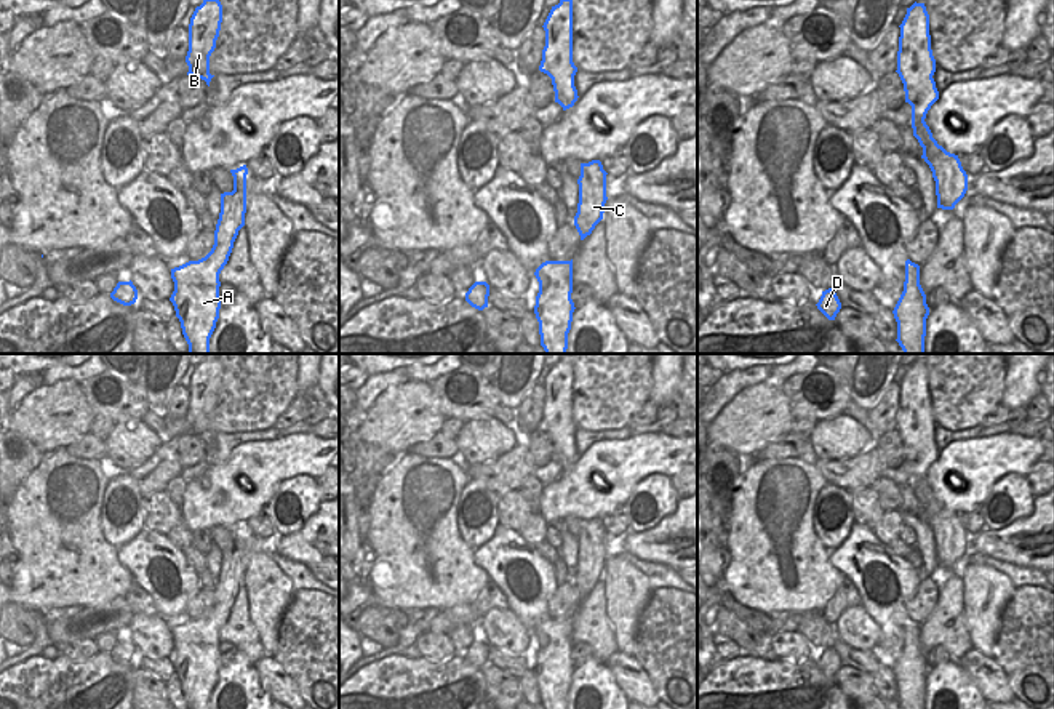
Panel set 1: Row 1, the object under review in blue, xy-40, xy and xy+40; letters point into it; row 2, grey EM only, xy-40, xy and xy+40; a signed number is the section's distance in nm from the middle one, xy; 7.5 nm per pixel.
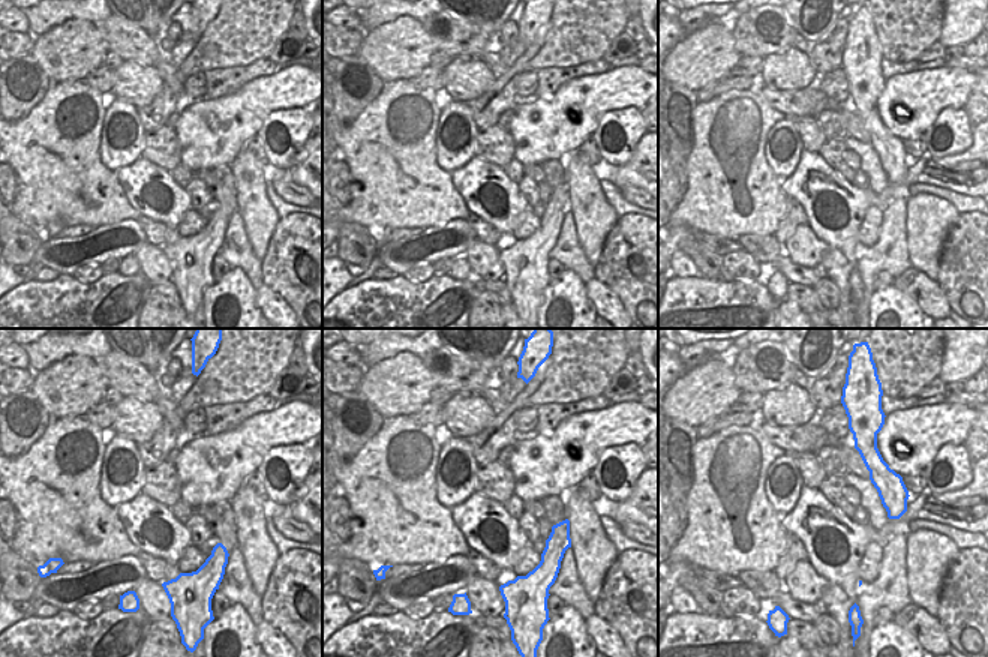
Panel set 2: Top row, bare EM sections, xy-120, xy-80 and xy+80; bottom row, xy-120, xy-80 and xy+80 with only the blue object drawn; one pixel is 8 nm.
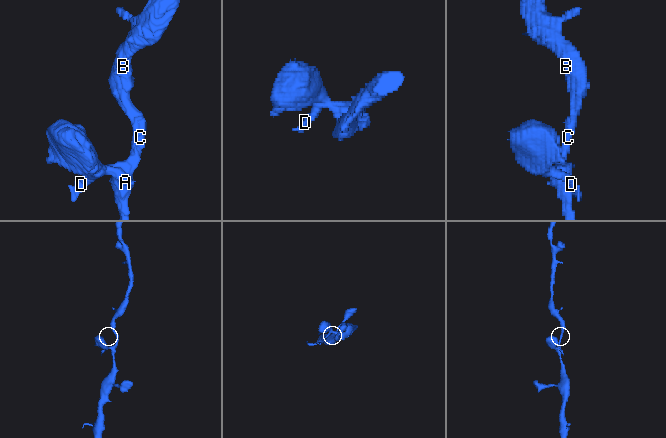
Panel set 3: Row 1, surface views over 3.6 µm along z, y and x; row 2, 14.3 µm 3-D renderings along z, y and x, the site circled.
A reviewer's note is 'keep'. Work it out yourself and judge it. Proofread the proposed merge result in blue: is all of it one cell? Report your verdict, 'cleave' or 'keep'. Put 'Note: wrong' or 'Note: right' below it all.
keep
Note: right

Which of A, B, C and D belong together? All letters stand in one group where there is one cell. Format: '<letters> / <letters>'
A B C D

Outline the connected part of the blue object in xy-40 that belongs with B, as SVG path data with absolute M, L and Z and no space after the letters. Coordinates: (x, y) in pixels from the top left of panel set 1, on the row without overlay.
M205 357L203 362L195 367L189 383L187 434L197 434L205 439L208 445L214 435L210 432L210 415L216 407L221 381L222 363L219 357Z

